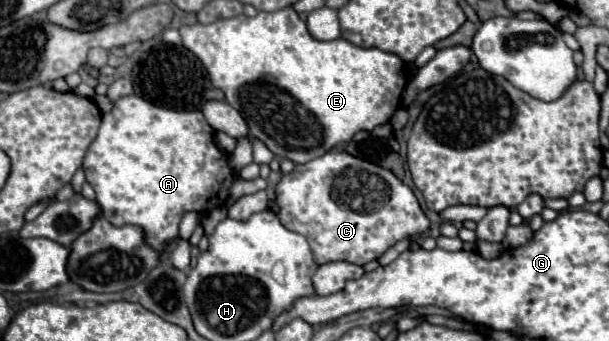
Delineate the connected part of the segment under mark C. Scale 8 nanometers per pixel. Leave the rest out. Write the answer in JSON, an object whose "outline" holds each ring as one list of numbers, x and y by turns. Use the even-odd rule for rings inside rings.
{"outline":[[339,150,325,152,323,156,313,158,305,164,295,164,293,172,283,174,275,192,281,224,307,238,317,264,345,260,363,266,371,260,377,260,395,242,407,236,425,234,429,228,429,220,423,214,413,190,405,186,391,170]]}

